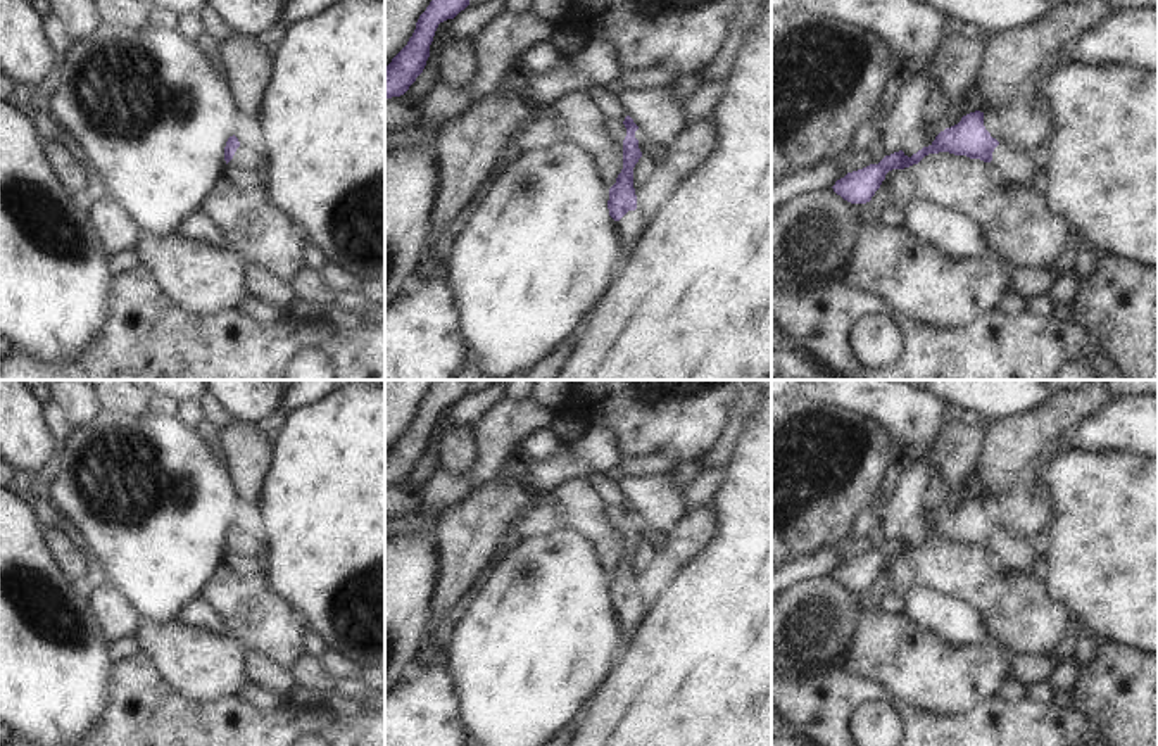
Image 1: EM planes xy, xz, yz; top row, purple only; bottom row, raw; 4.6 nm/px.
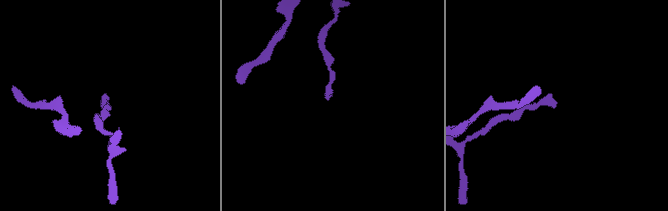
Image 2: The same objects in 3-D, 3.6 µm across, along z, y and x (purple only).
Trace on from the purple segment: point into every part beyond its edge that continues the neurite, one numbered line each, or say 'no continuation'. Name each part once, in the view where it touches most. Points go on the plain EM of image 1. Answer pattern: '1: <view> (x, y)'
1: xz (629, 615)

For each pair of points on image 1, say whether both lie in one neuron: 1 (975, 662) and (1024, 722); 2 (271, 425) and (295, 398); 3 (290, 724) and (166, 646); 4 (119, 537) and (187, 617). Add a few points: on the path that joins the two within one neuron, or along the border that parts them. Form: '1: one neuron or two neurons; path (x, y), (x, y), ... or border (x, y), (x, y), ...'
1: one neuron; path (975, 681), (977, 691), (1005, 719)
2: one neuron; path (276, 418), (289, 404)
3: one neuron; path (259, 724), (245, 724), (197, 677)
4: two neurons; border (197, 596), (175, 619)

